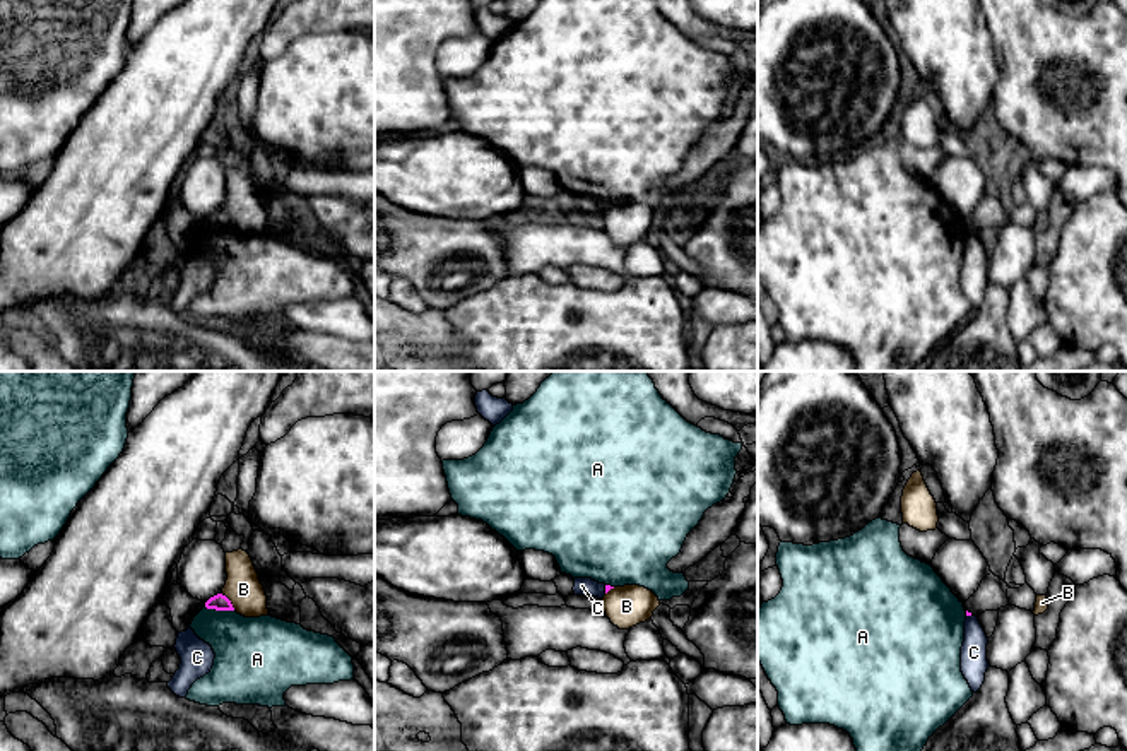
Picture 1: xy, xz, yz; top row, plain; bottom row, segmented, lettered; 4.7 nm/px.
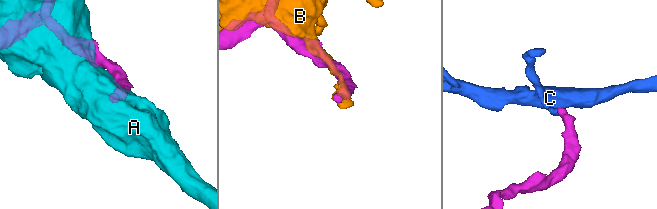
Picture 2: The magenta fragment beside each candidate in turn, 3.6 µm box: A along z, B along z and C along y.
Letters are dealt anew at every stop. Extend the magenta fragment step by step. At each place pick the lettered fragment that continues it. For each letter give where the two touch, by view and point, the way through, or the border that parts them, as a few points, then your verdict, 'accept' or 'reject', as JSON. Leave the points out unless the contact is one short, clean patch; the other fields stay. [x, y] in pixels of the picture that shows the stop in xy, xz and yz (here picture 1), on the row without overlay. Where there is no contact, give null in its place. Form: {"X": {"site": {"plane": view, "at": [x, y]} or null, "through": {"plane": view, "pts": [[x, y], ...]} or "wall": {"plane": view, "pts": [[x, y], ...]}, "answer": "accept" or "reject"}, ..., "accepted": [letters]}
{"A": {"site": {"plane": "xy", "at": [219, 226]}, "wall": {"plane": "xy", "pts": [[206, 223], [233, 228]]}, "answer": "reject"}, "B": {"site": {"plane": "xy", "at": [230, 218]}, "answer": "reject"}, "C": {"site": {"plane": "xz", "at": [606, 206]}, "wall": {"plane": "xz", "pts": [[604, 202], [606, 209]]}, "answer": "reject"}, "accepted": []}

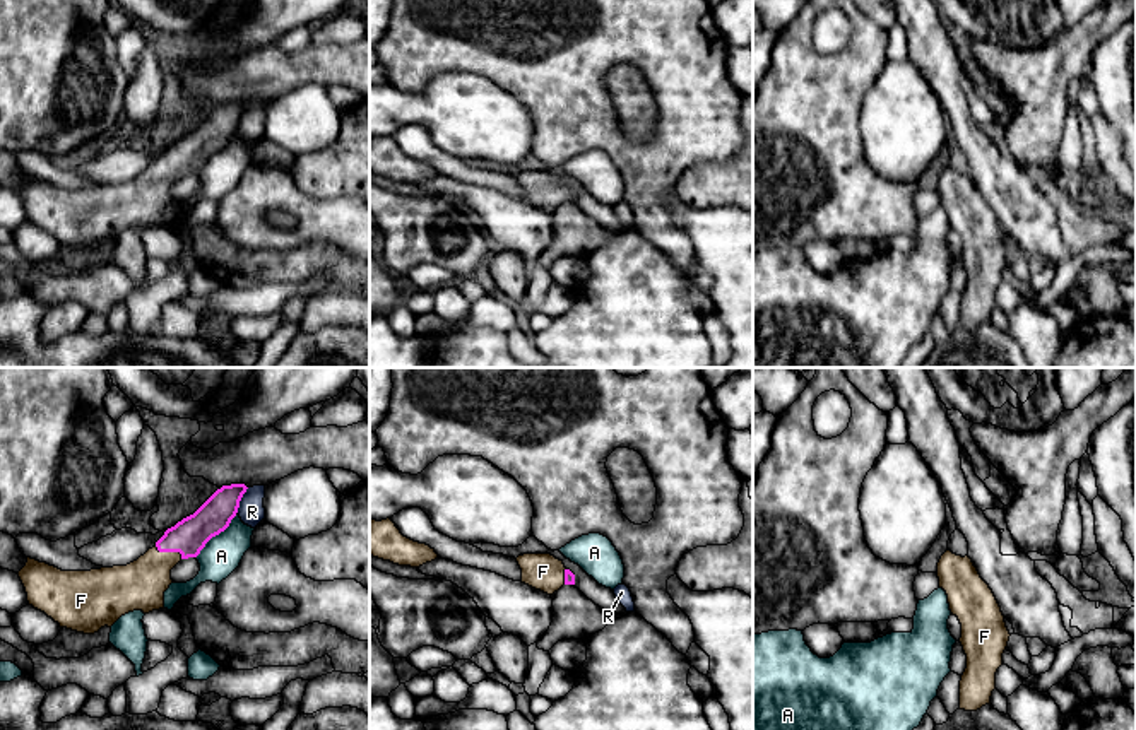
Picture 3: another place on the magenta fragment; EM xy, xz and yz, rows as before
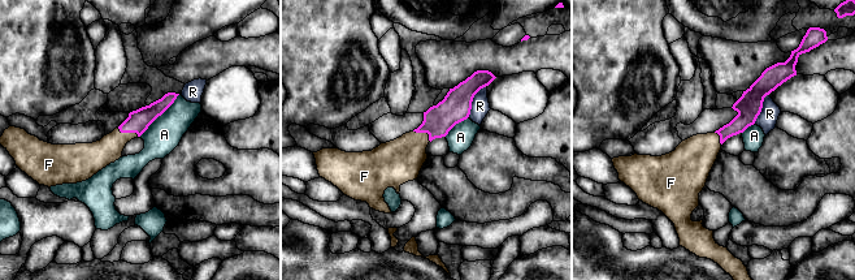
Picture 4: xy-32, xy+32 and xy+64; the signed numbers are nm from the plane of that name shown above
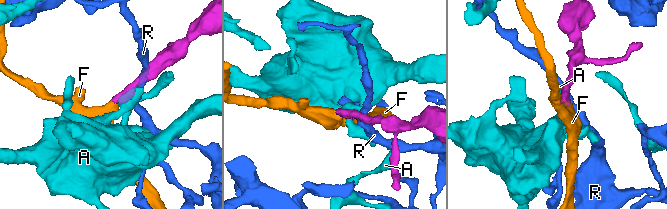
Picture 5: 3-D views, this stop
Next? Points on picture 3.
{"A": {"site": {"plane": "xy", "at": [216, 151]}, "wall": {"plane": "xy", "pts": [[236, 129], [231, 139], [195, 175]]}, "answer": "reject"}, "F": {"site": {"plane": "xy", "at": [170, 168]}, "through": {"plane": "xy", "pts": [[189, 154], [170, 168], [141, 202]]}, "answer": "accept"}, "R": {"site": {"plane": "xy", "at": [240, 117]}, "wall": {"plane": "xy", "pts": [[248, 105], [236, 129]]}, "answer": "reject"}, "accepted": ["F"]}

